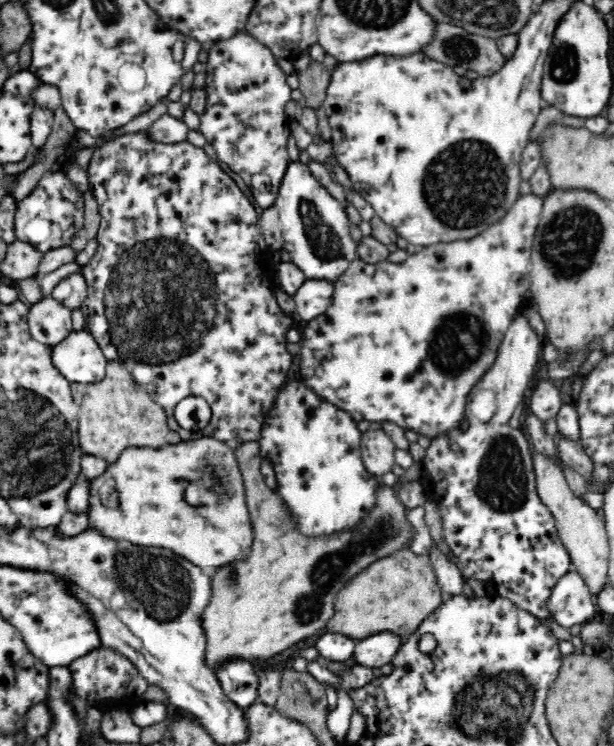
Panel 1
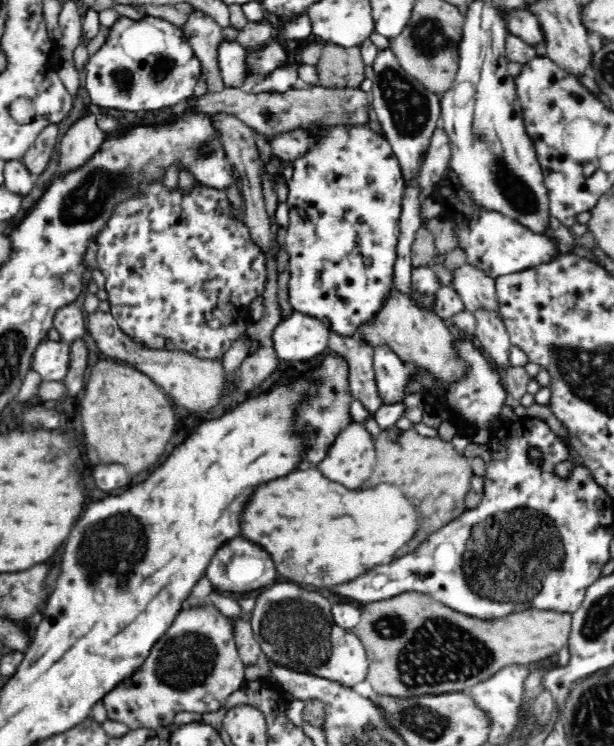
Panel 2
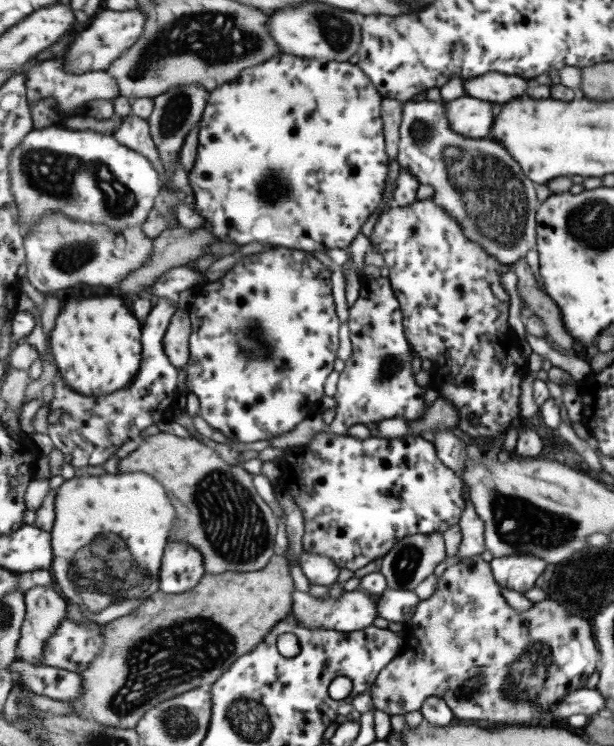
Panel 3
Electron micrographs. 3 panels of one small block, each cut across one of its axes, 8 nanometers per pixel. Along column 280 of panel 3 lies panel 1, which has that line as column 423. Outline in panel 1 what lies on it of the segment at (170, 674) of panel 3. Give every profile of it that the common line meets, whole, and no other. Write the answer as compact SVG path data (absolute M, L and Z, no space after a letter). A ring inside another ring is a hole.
M392 554L392 558L378 560L374 566L370 566L366 574L362 574L362 578L354 578L354 582L346 586L346 590L338 598L338 614L328 622L326 628L330 633L342 634L355 642L381 633L390 633L406 641L420 629L426 618L434 615L445 604L448 597L443 594L443 588L439 586L439 579L430 555Z

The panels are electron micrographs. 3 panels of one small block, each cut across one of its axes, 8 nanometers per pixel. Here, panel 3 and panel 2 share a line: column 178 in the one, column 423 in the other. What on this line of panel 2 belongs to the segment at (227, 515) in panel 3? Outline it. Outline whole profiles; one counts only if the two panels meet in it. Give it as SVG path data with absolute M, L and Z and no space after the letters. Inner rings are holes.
M393 426L390 429L380 430L374 441L378 456L370 480L364 482L364 488L383 482L402 486L406 494L412 494L414 504L420 506L422 512L426 512L422 528L418 530L418 538L410 542L410 546L402 554L398 554L404 556L408 552L415 551L429 534L440 530L445 524L464 514L467 510L466 494L473 490L470 480L474 478L474 468L471 459L466 458L463 452L458 452L450 438L422 436L415 429L400 430Z

